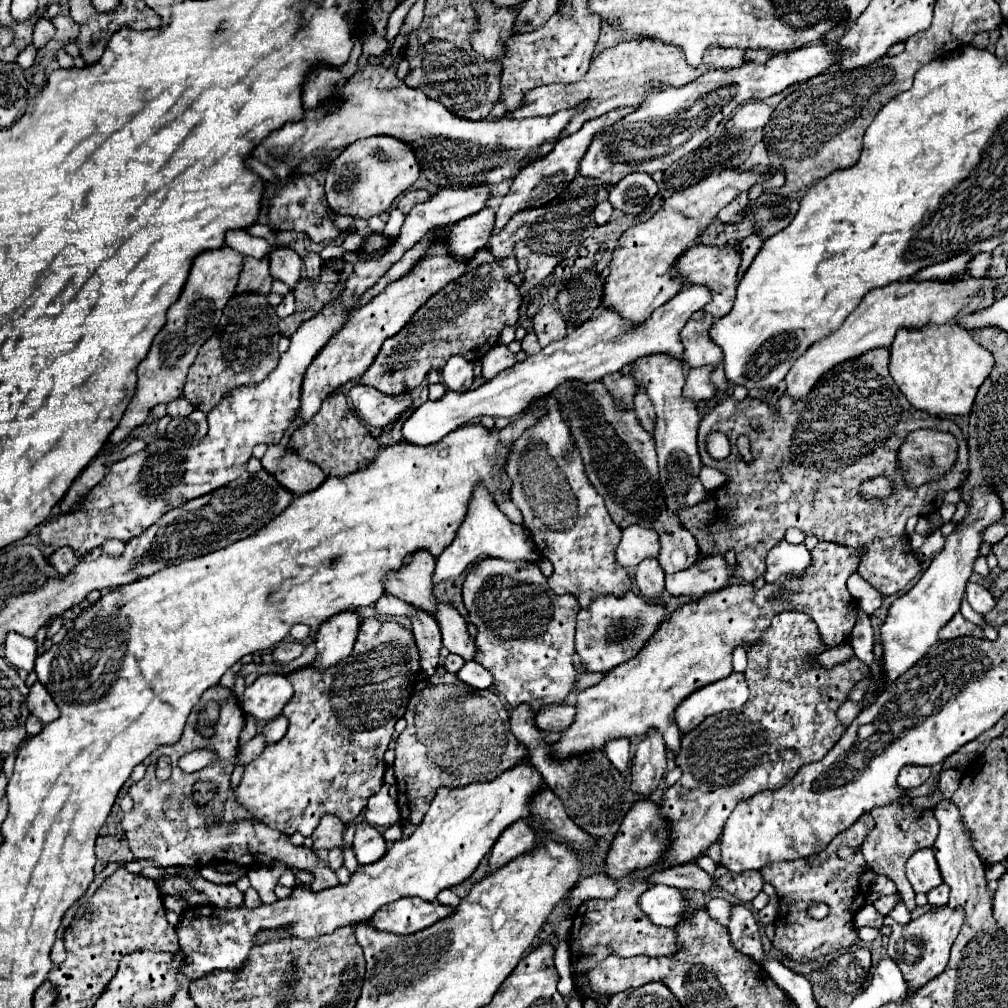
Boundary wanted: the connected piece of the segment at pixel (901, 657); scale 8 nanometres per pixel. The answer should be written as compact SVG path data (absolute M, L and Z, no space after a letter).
M978 488L976 492L972 492L966 516L956 524L956 530L946 538L942 552L934 556L934 560L930 562L922 578L916 582L916 586L890 606L890 614L884 626L880 628L880 638L884 646L882 672L886 676L886 682L894 682L898 676L902 676L926 654L926 650L932 644L938 642L938 630L948 620L952 620L952 616L960 610L968 578L974 572L972 568L974 560L980 556L980 546L984 542L982 532L988 526L996 524L1002 518L1002 514L1004 508L996 492L988 492L988 488Z

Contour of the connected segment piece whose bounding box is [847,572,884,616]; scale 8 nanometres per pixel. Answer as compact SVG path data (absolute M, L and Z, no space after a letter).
M858 572L848 578L847 588L850 590L850 594L858 600L860 608L862 608L868 616L870 616L874 610L878 610L878 608L882 606L884 596L882 596L876 588L872 588Z

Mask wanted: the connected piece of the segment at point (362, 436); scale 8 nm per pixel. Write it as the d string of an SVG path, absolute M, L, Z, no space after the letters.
M336 392L328 396L322 402L322 408L318 414L304 422L290 438L290 446L298 450L298 454L310 462L316 462L326 476L338 476L344 478L350 472L356 472L360 466L368 464L378 454L378 440L370 436L370 432L360 424L360 420L354 416L352 408L348 406L348 400L344 394Z

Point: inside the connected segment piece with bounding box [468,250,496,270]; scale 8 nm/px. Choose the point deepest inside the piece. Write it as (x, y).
(482, 256)

